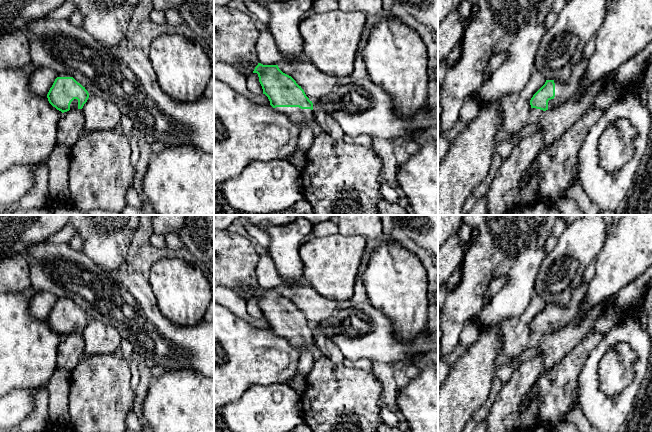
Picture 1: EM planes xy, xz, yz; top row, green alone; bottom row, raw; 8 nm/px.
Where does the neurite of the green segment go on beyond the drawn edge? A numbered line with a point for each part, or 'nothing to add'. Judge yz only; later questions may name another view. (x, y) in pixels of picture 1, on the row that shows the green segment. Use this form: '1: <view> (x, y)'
1: yz (565, 90)

